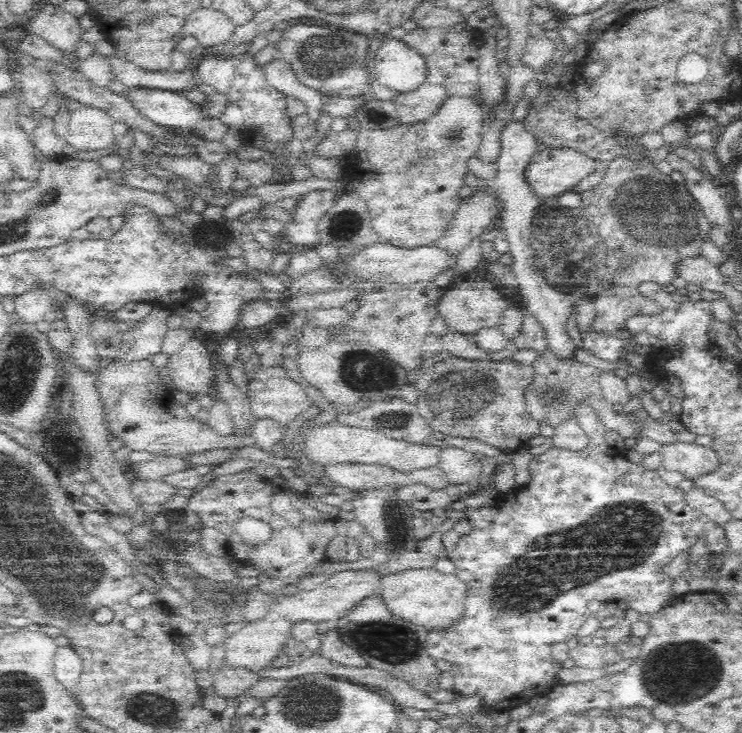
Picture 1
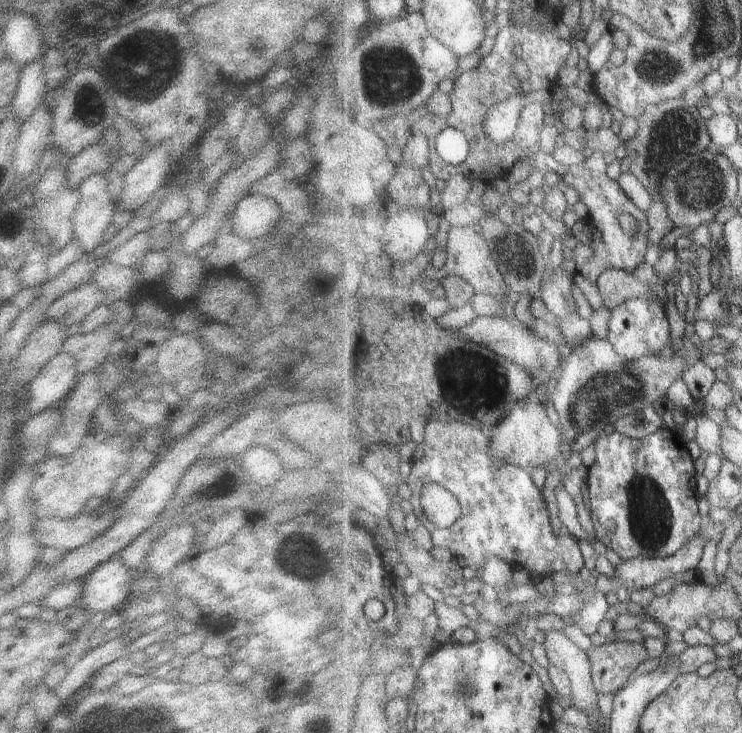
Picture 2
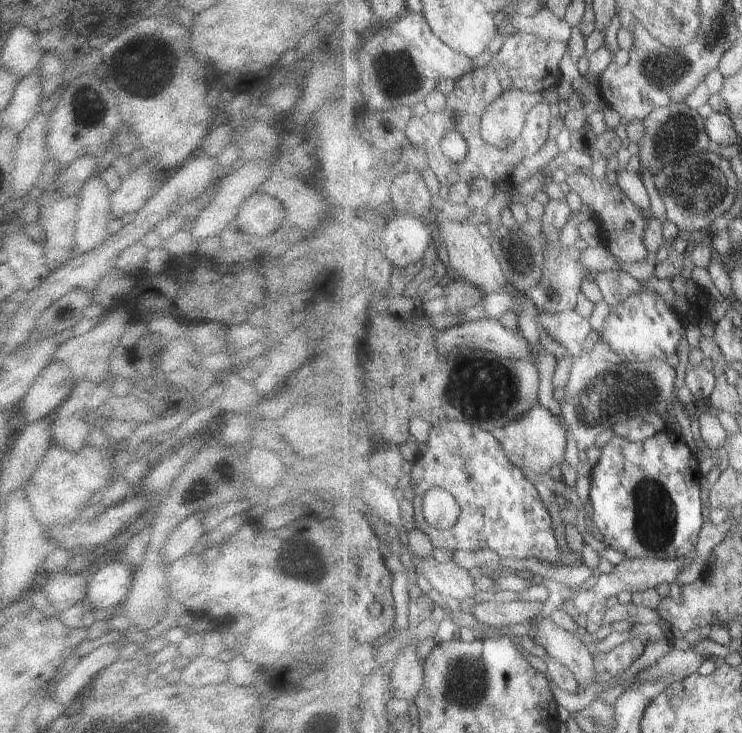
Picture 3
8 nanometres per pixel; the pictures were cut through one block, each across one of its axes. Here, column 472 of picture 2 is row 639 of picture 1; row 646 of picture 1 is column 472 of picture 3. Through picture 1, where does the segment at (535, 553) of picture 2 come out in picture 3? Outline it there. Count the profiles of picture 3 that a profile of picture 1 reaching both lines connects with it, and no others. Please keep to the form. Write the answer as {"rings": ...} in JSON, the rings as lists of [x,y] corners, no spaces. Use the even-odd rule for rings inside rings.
{"rings":[[[443,420],[439,425],[426,425],[425,427],[428,431],[427,450],[424,455],[416,457],[410,473],[411,487],[415,492],[415,497],[412,500],[414,507],[413,523],[415,528],[419,528],[429,536],[434,549],[445,549],[452,553],[457,552],[457,550],[475,552],[486,549],[494,550],[501,558],[536,558],[543,565],[579,566],[584,564],[583,556],[572,554],[567,547],[564,552],[559,550],[559,540],[555,538],[555,532],[553,532],[549,508],[545,506],[543,498],[539,496],[535,484],[527,478],[527,471],[516,465],[504,453],[503,445],[493,434],[465,421]],[[433,486],[449,491],[458,500],[461,510],[463,510],[459,520],[447,530],[431,526],[425,520],[424,510],[421,508],[423,495],[427,489]]]}

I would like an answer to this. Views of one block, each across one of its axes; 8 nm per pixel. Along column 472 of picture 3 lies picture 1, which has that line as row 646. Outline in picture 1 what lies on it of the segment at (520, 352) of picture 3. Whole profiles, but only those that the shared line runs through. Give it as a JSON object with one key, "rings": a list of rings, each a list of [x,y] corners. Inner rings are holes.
{"rings":[[[331,626],[329,632],[322,639],[319,654],[333,662],[346,667],[363,668],[368,662],[361,658],[360,653],[349,647],[338,635],[338,630]]]}

